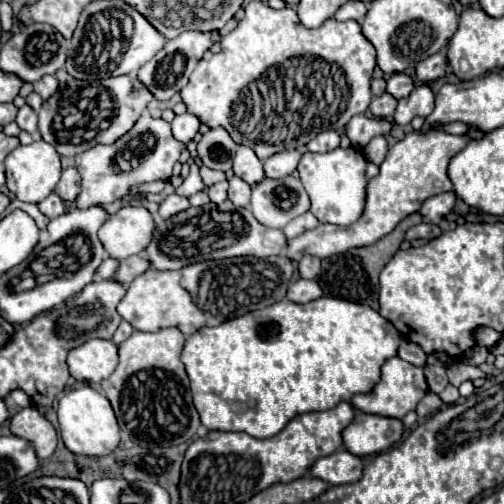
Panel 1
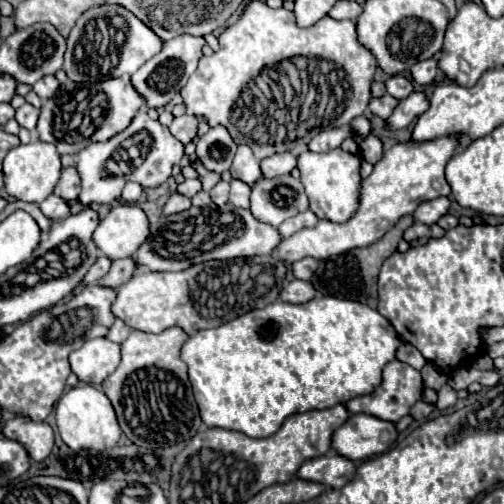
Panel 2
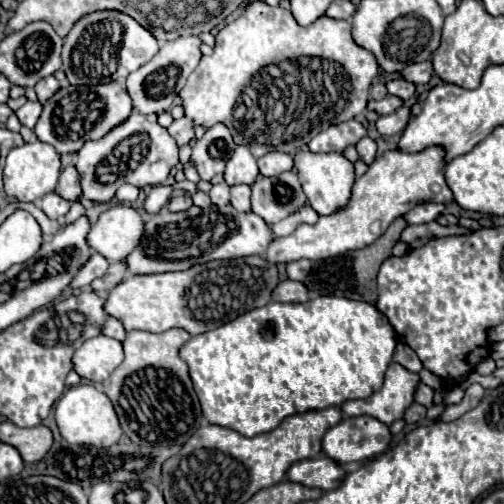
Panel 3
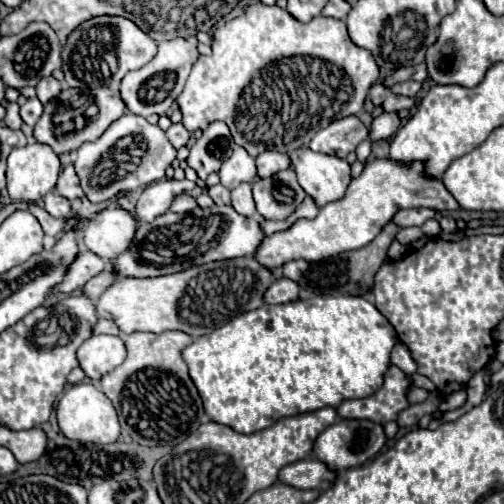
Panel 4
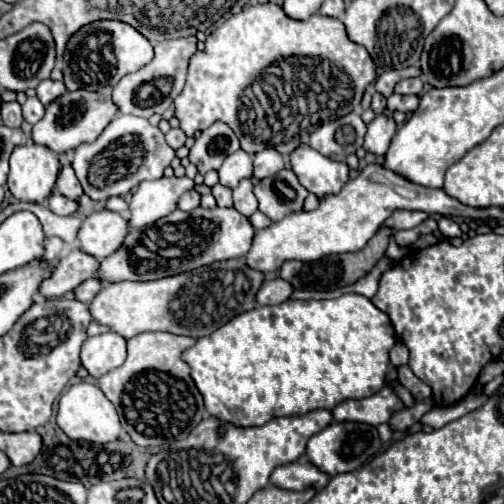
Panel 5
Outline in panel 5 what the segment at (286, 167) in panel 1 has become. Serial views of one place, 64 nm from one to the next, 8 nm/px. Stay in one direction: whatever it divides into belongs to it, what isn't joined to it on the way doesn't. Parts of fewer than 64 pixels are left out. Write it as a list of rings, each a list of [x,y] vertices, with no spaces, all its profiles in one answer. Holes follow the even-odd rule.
[[[266,148],[264,152],[258,152],[254,156],[254,172],[252,176],[256,180],[274,176],[278,170],[284,168],[284,158],[280,156],[280,152],[276,152],[274,148]]]

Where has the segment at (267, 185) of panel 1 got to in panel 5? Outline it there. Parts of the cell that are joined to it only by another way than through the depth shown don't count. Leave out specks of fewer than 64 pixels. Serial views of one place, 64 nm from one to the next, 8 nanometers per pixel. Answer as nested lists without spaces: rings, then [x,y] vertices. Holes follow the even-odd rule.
[[[284,168],[270,178],[258,180],[254,184],[254,194],[260,202],[260,210],[272,222],[278,222],[284,216],[302,210],[308,190],[298,182],[290,168]]]

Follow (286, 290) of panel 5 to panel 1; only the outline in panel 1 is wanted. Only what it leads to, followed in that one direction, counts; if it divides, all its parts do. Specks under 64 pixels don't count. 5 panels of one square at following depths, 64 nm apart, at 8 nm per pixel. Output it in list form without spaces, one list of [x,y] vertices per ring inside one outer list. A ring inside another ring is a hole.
[[[300,278],[300,280],[296,280],[296,282],[292,282],[288,286],[288,296],[286,298],[290,302],[302,304],[302,302],[312,302],[312,300],[316,300],[320,296],[322,296],[322,290],[320,290],[316,280],[302,280]]]

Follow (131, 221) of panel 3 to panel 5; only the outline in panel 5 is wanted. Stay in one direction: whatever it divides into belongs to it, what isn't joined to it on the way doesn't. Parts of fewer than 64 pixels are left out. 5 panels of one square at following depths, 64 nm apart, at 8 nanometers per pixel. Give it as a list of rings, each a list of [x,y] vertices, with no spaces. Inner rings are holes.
[[[100,210],[90,214],[82,222],[78,230],[78,240],[86,254],[100,260],[116,252],[116,248],[120,248],[120,244],[126,238],[126,232],[128,232],[128,220],[122,214]]]

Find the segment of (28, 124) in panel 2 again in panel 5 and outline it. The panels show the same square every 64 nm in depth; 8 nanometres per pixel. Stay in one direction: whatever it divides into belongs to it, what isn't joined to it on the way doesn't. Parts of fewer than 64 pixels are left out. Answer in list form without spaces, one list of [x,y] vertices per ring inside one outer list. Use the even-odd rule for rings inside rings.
[[[28,98],[28,100],[22,104],[22,114],[24,114],[24,120],[26,120],[26,122],[36,124],[36,122],[44,116],[44,104],[42,104],[38,98]]]

